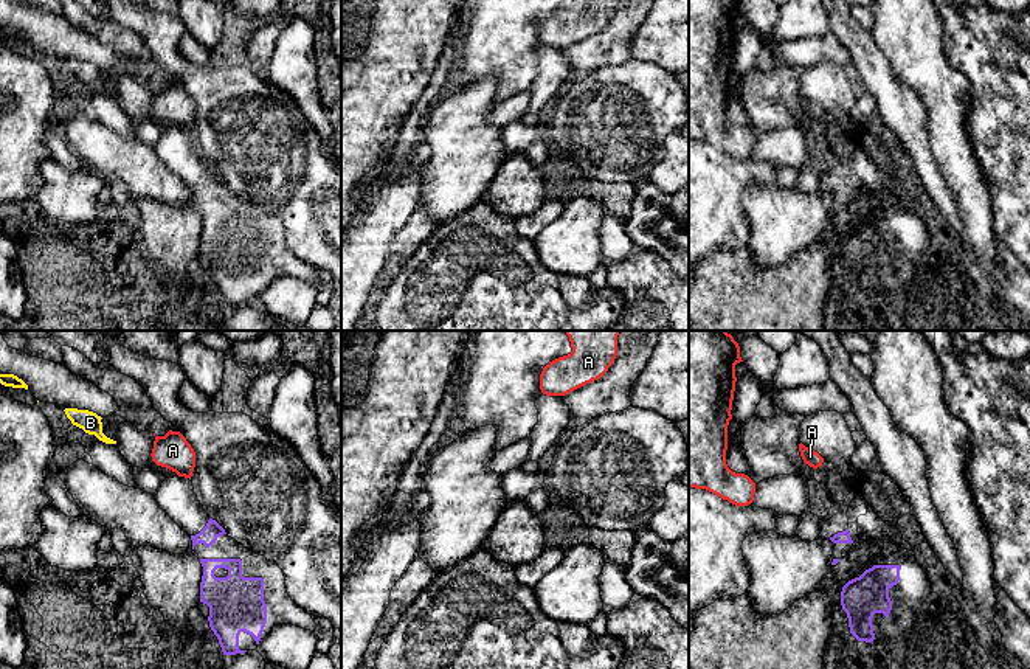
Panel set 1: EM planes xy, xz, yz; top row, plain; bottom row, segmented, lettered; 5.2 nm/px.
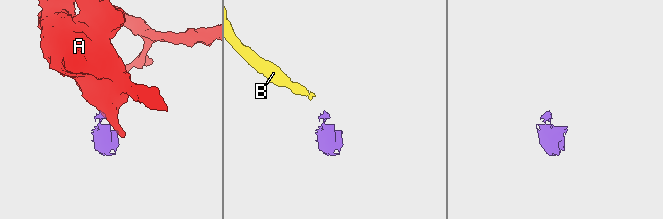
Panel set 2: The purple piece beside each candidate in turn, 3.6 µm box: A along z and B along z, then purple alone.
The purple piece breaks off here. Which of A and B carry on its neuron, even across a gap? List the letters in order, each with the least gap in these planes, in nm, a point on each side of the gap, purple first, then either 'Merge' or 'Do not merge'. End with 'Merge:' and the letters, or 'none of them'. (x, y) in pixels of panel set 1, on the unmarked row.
A: Distance 240 nm. Across: xy (210, 171), (190, 131). Do not merge
B: Distance 600 nm. Across: xy (191, 188), (115, 95). Merge
Merge: B

